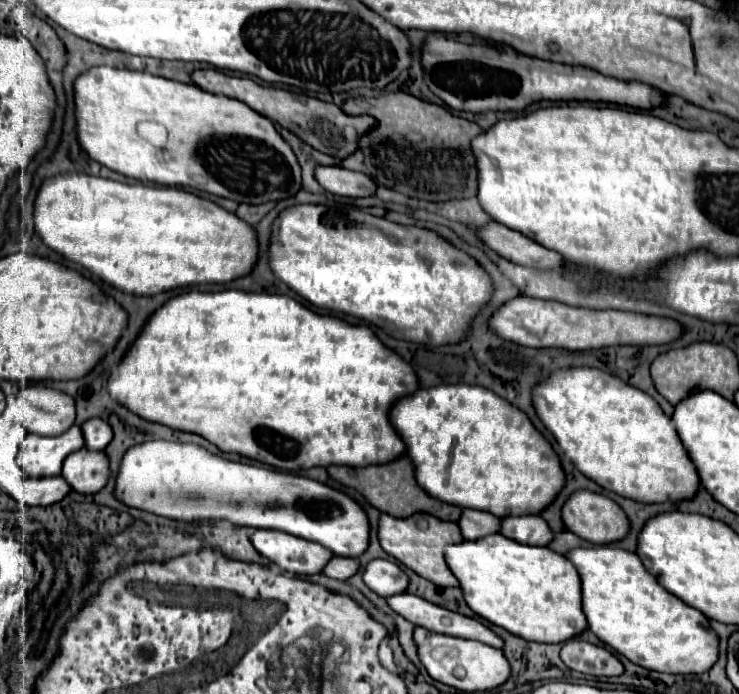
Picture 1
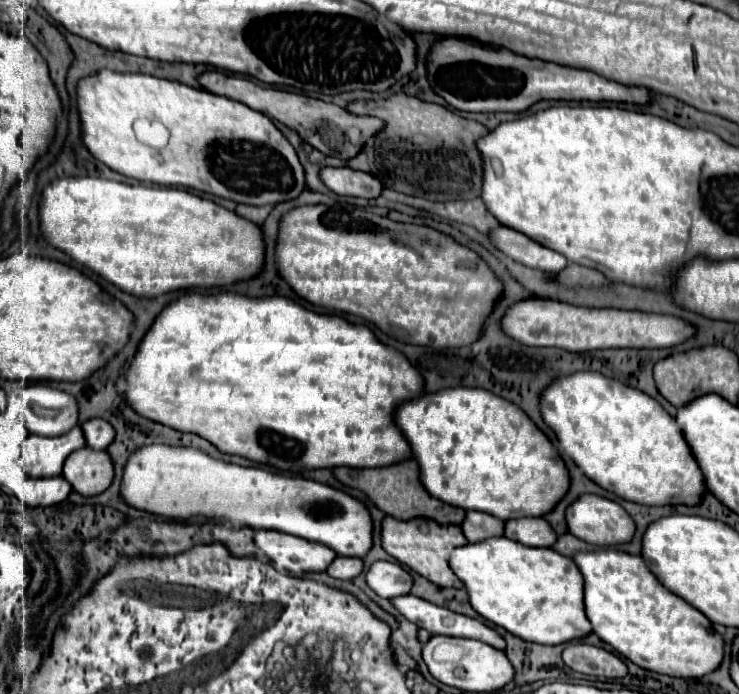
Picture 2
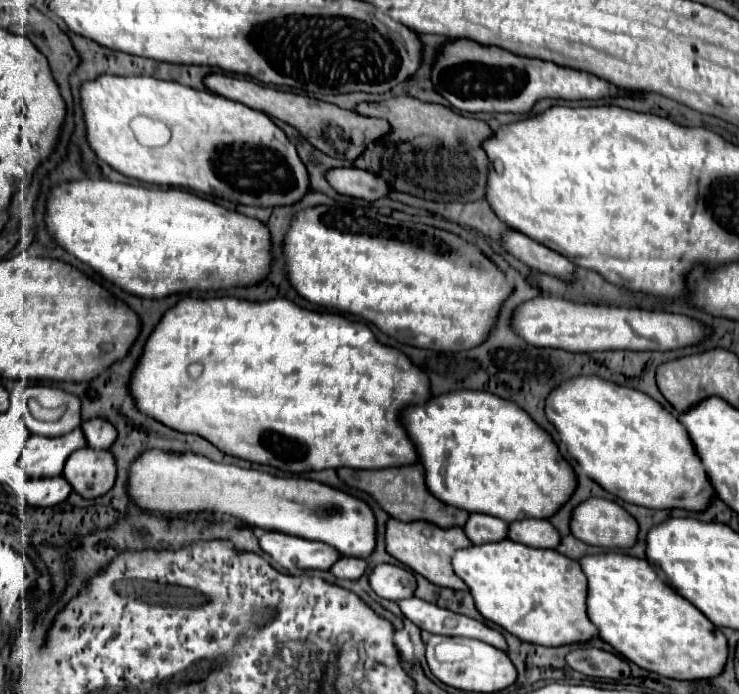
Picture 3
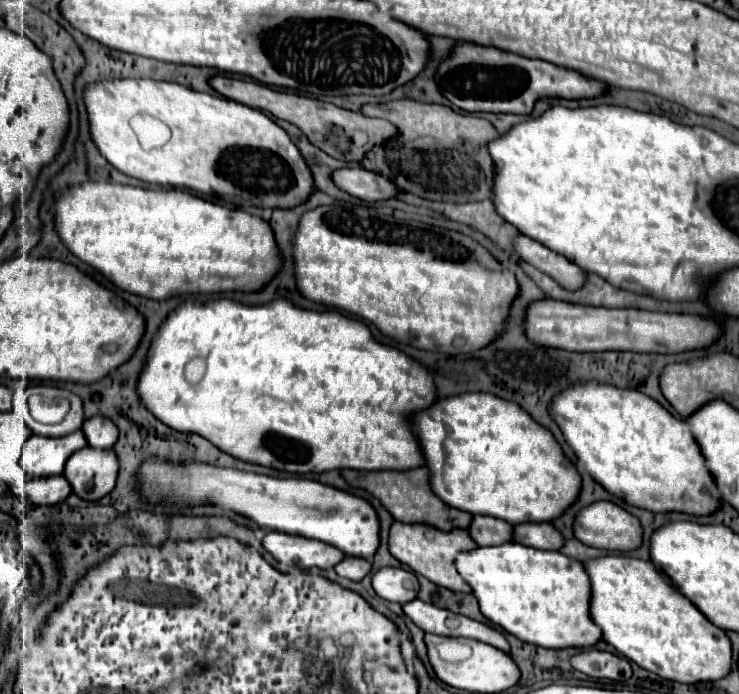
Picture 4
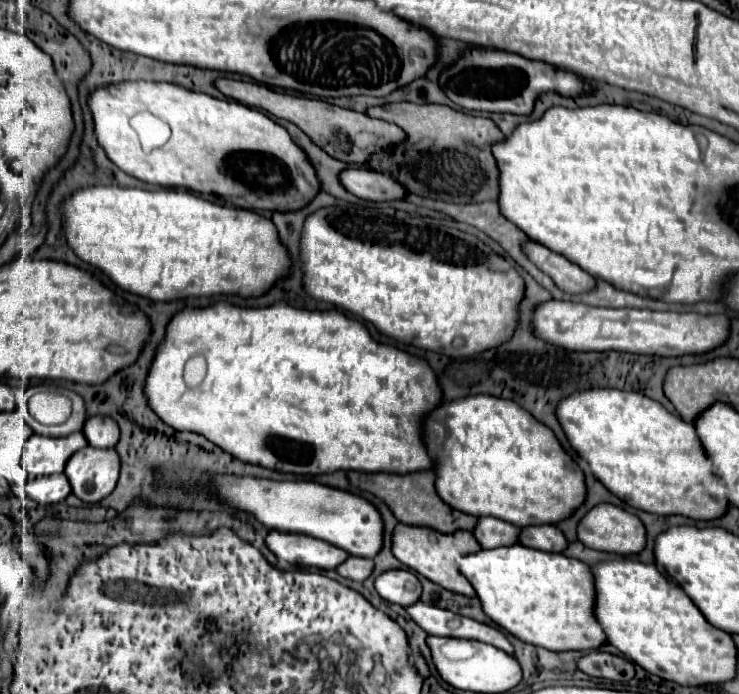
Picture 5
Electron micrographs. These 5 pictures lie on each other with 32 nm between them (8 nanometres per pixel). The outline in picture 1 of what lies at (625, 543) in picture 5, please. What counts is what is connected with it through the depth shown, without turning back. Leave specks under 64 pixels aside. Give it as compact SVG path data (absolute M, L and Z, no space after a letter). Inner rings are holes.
M588 490L572 494L572 498L562 508L562 518L570 532L574 532L576 536L580 536L590 544L614 544L624 540L630 532L630 520L624 514L624 510L614 500Z

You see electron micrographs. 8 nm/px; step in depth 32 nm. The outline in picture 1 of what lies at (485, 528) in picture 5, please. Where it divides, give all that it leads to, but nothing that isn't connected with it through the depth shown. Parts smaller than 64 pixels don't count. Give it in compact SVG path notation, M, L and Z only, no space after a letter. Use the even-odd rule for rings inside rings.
M464 510L458 526L466 540L476 540L480 536L490 536L500 532L500 518L482 510Z

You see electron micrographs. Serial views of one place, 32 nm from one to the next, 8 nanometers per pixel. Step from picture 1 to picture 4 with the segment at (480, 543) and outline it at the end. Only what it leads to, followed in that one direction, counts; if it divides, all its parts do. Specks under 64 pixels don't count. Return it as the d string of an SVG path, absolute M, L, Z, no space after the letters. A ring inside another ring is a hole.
M516 542L492 548L476 548L472 552L458 554L456 570L472 586L482 614L520 640L552 650L592 648L598 644L598 640L602 640L600 628L596 628L588 616L588 572L584 572L582 562L564 556L562 552L536 550Z

